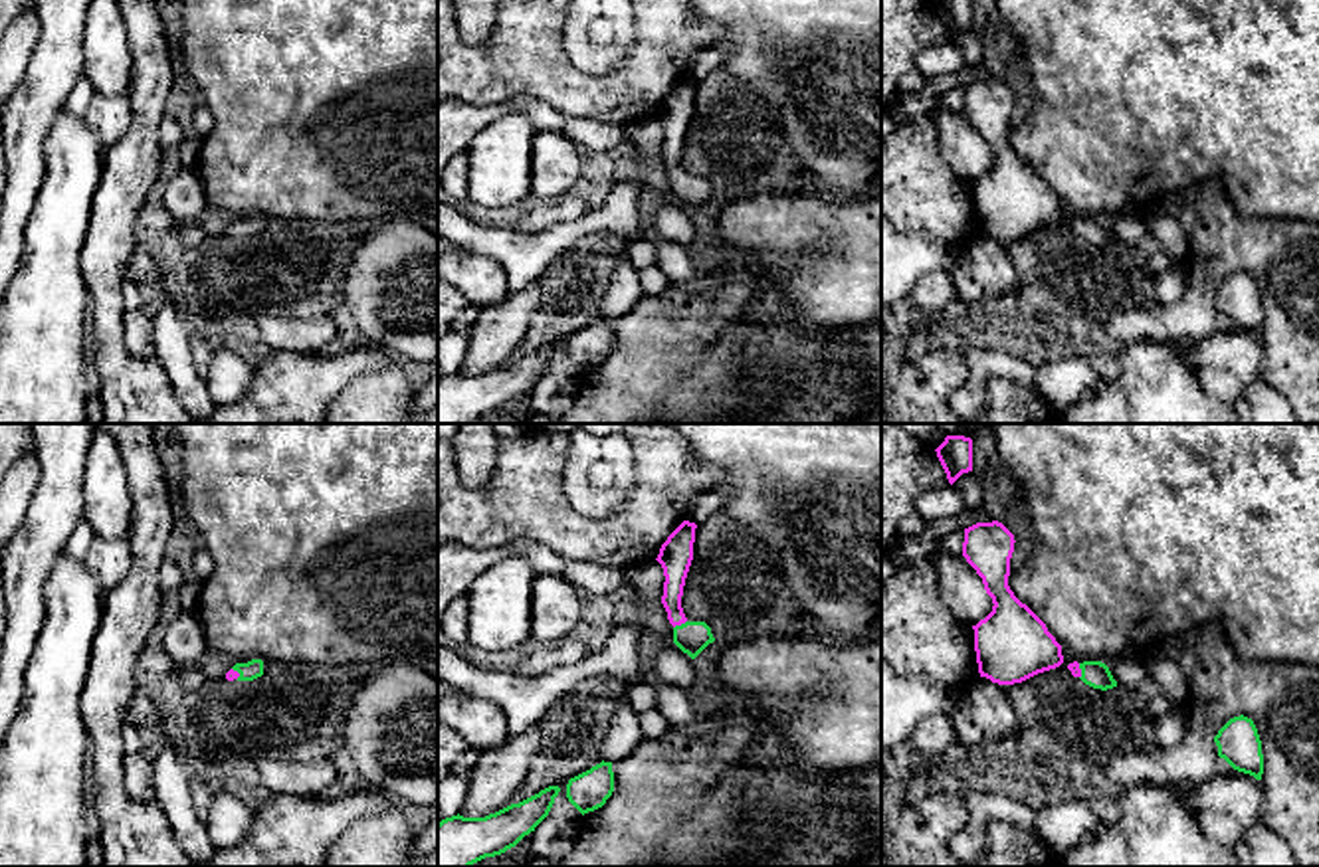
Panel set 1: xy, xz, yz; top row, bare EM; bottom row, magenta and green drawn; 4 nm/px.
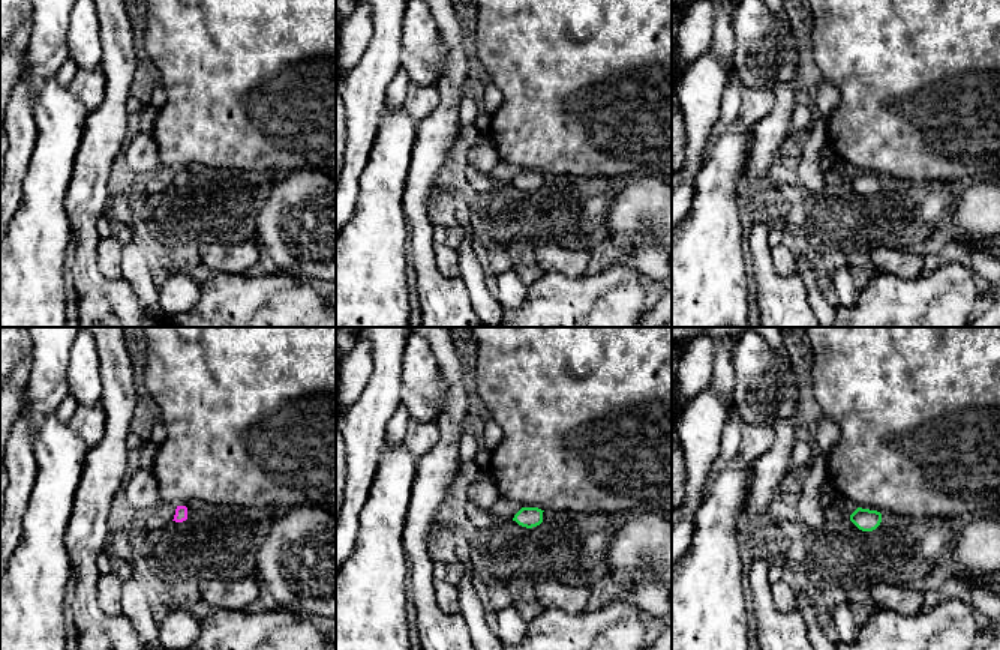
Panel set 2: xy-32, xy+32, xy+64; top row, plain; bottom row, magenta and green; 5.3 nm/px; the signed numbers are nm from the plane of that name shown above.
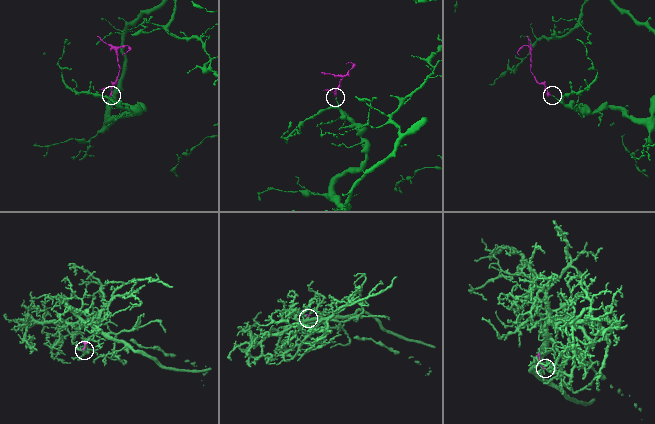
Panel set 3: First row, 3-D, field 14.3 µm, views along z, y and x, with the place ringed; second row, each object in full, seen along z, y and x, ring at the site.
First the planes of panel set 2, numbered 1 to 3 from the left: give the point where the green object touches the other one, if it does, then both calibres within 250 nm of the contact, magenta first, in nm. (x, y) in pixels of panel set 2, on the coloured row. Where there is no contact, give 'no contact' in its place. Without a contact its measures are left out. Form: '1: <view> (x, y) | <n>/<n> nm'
1: no contact
2: no contact
3: no contact

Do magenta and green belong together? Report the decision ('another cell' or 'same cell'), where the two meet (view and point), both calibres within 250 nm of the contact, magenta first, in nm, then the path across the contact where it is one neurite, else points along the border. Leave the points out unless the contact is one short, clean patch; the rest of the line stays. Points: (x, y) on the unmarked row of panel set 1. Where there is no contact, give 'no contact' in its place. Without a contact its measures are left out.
same cell | xz (680, 181) | 120/140 nm | across xz (676, 119), (674, 171), (680, 181), (692, 194)

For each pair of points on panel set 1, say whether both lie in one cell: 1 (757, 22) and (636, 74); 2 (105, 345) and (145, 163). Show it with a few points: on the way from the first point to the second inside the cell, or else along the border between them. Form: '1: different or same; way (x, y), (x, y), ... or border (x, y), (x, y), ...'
1: different; border (706, 20), (719, 28), (719, 34), (710, 44)
2: same; way (105, 299), (105, 250), (115, 208)

